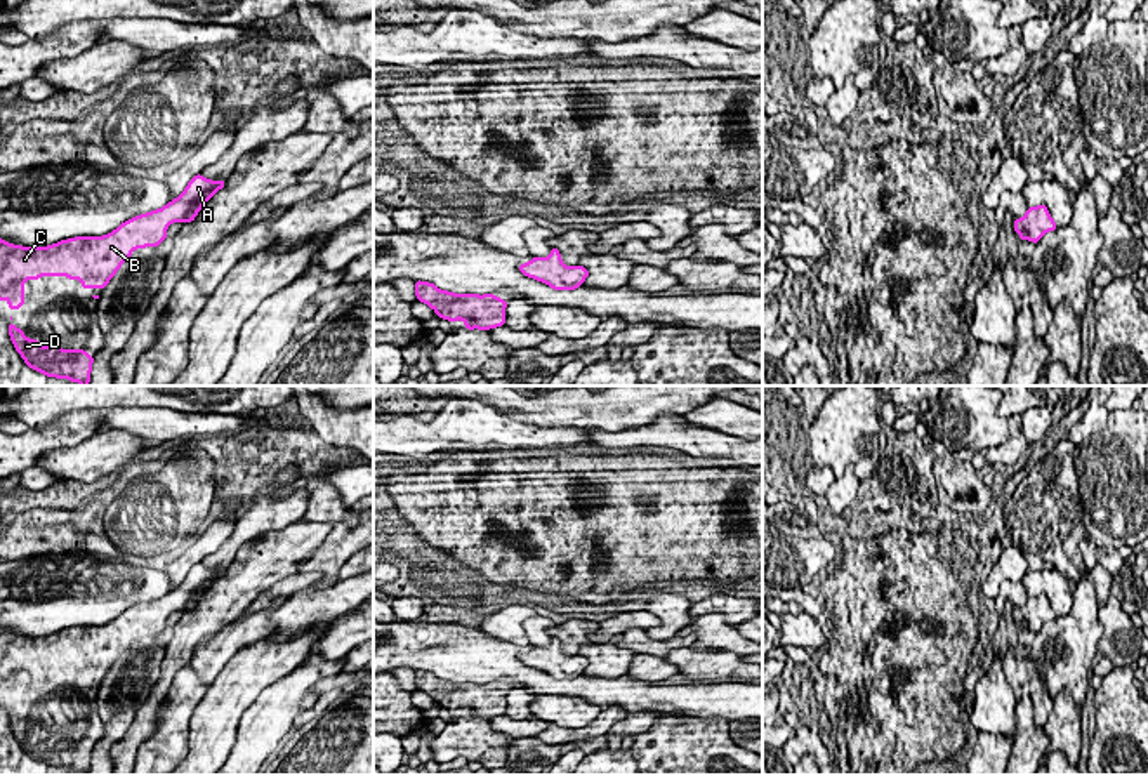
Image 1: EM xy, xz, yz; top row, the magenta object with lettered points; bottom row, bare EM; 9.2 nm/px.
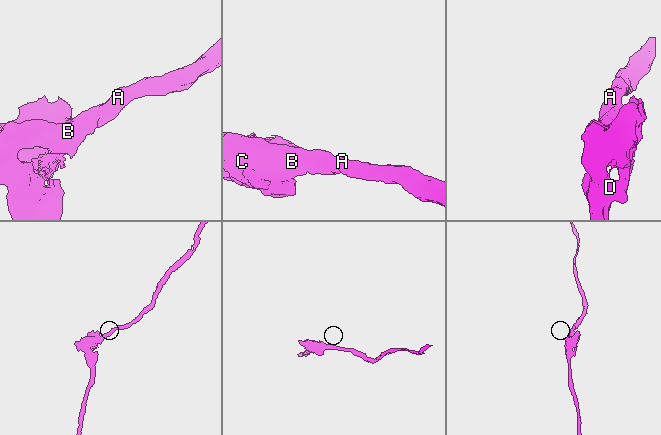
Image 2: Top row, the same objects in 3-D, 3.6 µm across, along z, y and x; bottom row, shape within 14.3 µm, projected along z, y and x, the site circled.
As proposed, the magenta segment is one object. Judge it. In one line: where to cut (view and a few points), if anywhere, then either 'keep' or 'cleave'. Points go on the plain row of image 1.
cut none; keep

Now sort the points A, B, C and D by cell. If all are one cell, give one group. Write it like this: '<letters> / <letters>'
A B C D

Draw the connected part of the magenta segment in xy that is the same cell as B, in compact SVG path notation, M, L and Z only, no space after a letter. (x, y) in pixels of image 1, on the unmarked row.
M198 563L165 596L135 605L104 626L76 626L49 636L21 636L0 627L0 688L5 688L10 699L19 699L24 695L24 671L42 666L66 666L80 669L82 678L104 678L135 638L158 636L167 627L165 622L172 612L195 610L201 596L224 575L226 570L210 570Z

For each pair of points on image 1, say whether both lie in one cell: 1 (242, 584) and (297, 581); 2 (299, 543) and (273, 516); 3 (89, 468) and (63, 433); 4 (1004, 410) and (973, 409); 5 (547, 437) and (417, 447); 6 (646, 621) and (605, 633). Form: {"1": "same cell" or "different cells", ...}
{"1": "different cells", "2": "different cells", "3": "different cells", "4": "different cells", "5": "same cell", "6": "same cell"}

